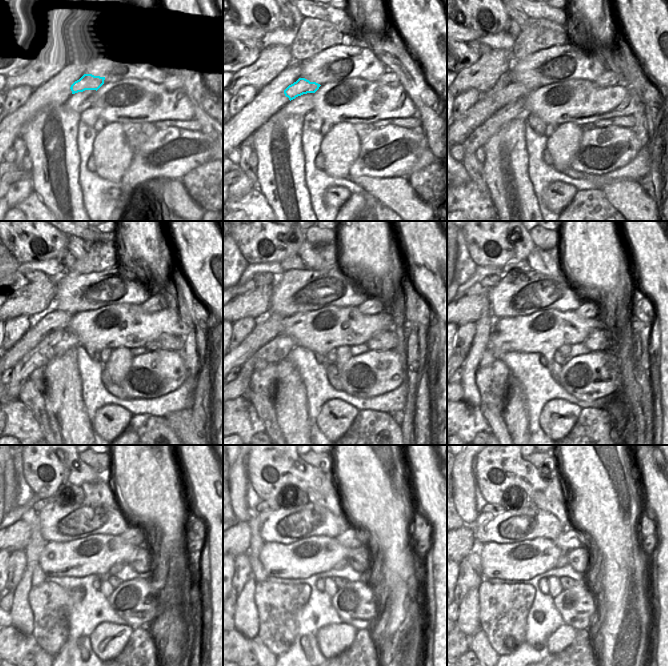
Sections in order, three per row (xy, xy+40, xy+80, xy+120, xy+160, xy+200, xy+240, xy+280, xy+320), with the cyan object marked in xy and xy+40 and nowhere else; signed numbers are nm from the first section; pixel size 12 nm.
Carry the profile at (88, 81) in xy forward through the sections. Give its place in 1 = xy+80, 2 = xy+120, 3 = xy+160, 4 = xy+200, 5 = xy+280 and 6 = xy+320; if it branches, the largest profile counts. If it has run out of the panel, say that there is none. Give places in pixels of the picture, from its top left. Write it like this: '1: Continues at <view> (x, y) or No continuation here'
1: Continues at xy+80 (514, 91)
2: Continues at xy+120 (57, 319)
3: Continues at xy+160 (266, 330)
4: Continues at xy+200 (480, 342)
5: Continues at xy+280 (250, 586)
6: Continues at xy+320 (473, 590)

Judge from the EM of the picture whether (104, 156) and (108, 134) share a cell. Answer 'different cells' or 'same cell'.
same cell

